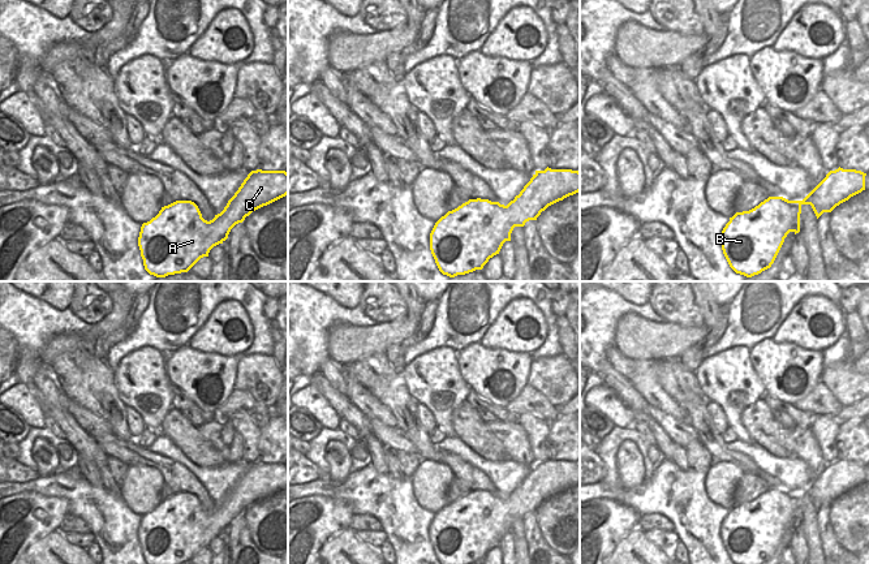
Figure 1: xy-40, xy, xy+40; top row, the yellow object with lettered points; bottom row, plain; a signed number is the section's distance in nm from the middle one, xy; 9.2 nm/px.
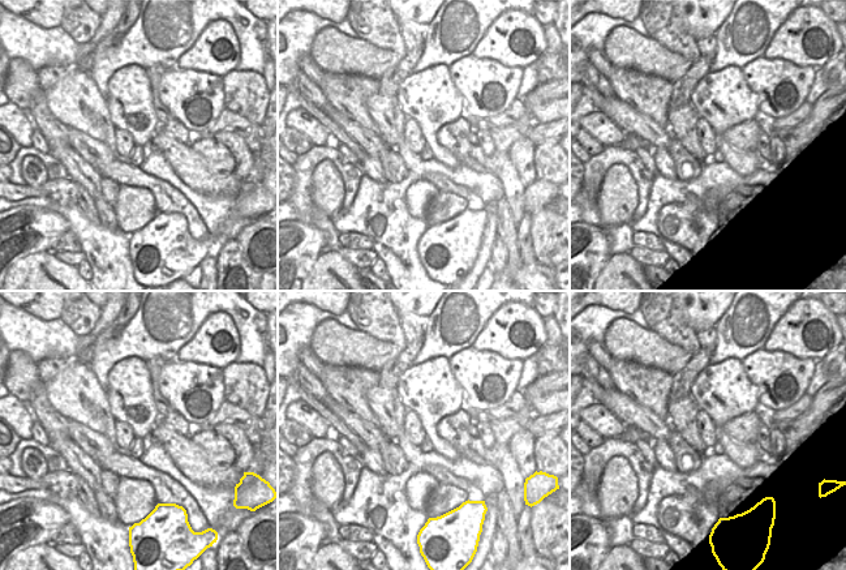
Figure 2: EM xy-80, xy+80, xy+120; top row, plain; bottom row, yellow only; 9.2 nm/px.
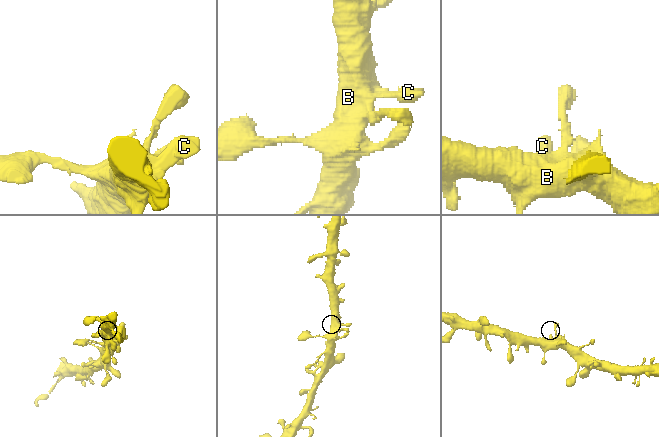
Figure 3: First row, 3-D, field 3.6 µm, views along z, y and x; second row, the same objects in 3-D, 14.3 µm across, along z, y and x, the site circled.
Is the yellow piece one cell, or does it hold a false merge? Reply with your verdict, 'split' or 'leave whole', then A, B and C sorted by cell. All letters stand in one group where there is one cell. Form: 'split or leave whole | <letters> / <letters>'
leave whole | A B C

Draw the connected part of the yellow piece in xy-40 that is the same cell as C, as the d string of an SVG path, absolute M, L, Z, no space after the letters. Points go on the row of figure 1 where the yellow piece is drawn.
M251 171L224 210L210 221L202 218L198 206L192 201L176 201L162 207L159 214L141 227L138 246L145 270L156 277L188 272L210 250L223 244L231 229L245 220L253 211L267 206L288 194L285 171Z

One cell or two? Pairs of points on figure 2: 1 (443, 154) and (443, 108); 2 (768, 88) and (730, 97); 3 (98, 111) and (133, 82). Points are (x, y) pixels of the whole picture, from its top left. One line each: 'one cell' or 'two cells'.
1: one cell
2: two cells
3: two cells

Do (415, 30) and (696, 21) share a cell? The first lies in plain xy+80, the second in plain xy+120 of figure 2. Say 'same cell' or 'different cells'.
different cells

